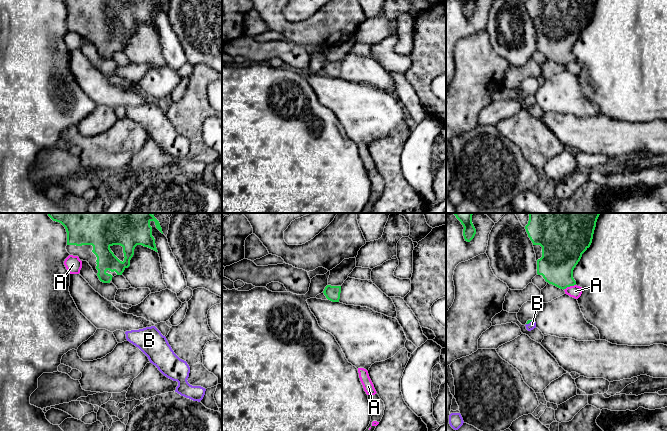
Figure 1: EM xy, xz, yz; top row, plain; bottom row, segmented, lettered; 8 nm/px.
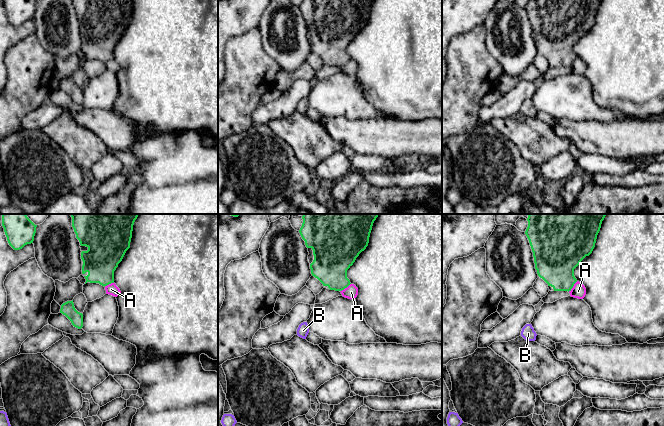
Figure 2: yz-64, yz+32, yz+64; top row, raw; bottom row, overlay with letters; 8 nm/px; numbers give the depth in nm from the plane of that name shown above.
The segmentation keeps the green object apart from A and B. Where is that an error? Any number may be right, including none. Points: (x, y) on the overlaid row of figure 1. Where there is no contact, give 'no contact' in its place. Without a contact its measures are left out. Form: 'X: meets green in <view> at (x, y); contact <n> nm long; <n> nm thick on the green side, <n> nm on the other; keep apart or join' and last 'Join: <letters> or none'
A: meets green in yz at (569, 286); contact 110 nm long; 280 nm thick on the green side, 100 nm on the other; keep apart
B: meets green in yz at (529, 322); contact 70 nm long; 20 nm thick on the green side, 60 nm on the other; join
Join: B

